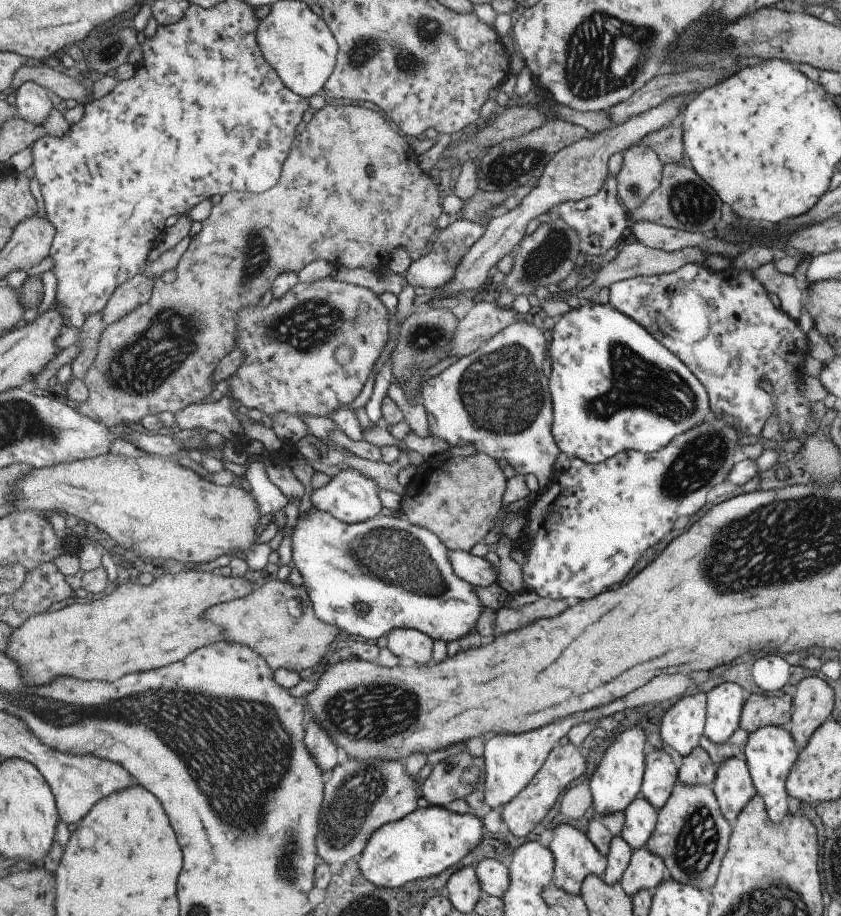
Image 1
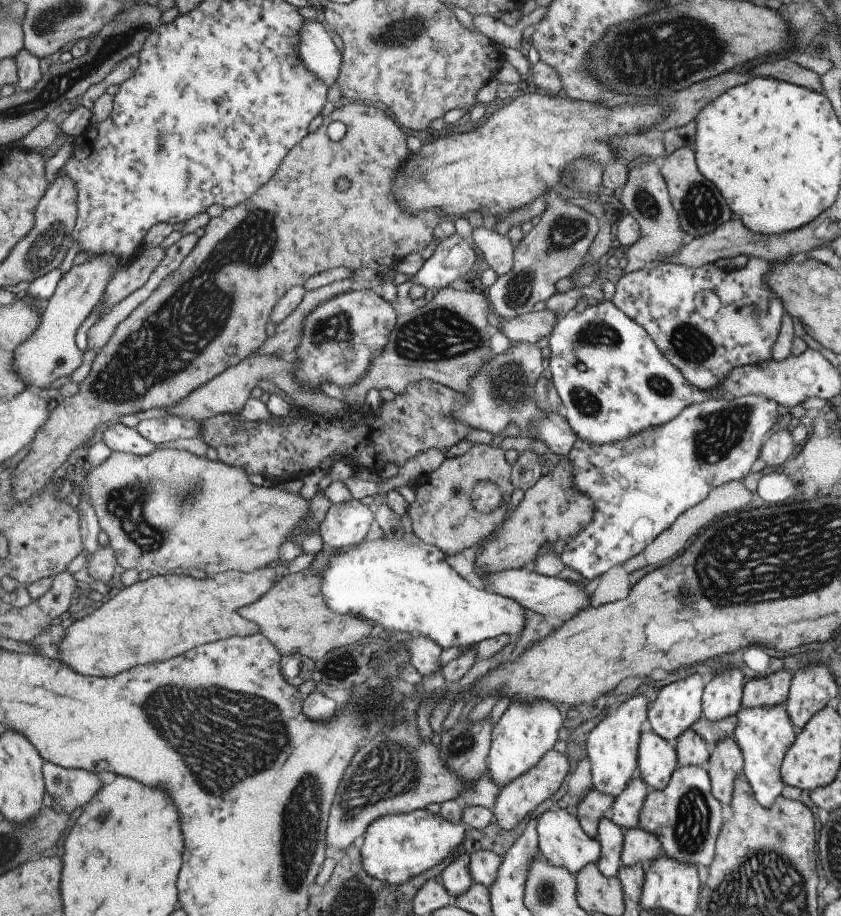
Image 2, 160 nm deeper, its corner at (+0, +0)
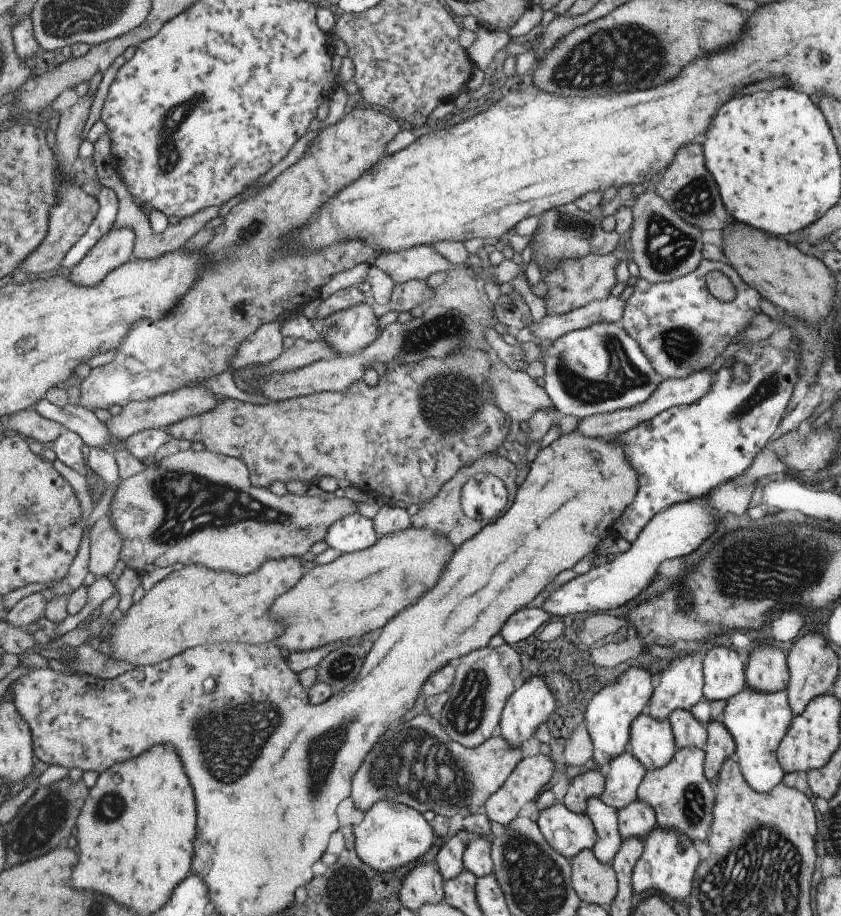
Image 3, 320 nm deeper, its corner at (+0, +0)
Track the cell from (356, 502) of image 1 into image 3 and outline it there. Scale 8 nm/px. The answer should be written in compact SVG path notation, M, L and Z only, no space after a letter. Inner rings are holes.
M355 513L334 522L323 541L337 552L350 553L370 547L377 539L372 520Z

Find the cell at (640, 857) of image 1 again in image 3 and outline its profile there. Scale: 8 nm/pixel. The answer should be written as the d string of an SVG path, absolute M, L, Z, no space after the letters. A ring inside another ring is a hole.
M639 799L616 810L617 828L621 839L637 837L643 840L644 836L656 825L653 809Z

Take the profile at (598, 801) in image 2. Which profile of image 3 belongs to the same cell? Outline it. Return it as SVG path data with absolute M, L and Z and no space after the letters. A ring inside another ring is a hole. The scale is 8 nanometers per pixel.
M594 769L580 773L567 781L562 805L574 813L584 813L586 800L598 797L603 785L602 771Z

